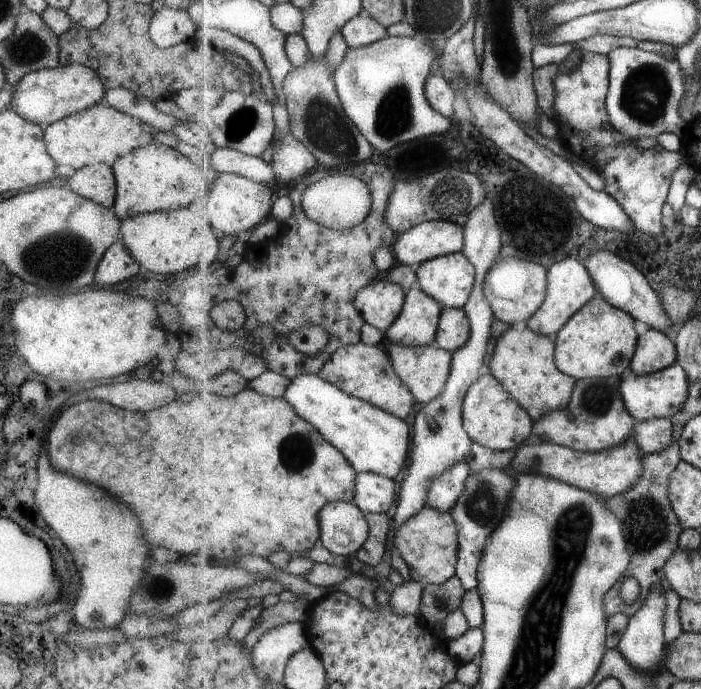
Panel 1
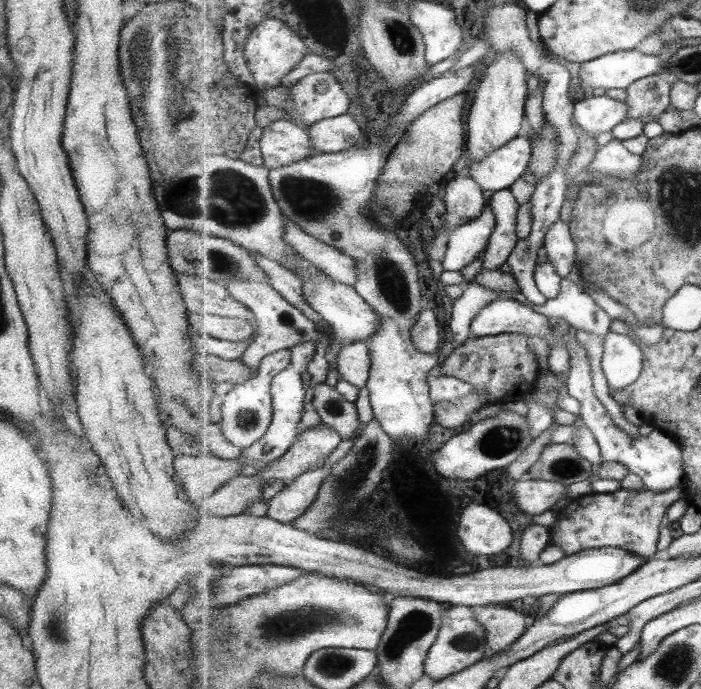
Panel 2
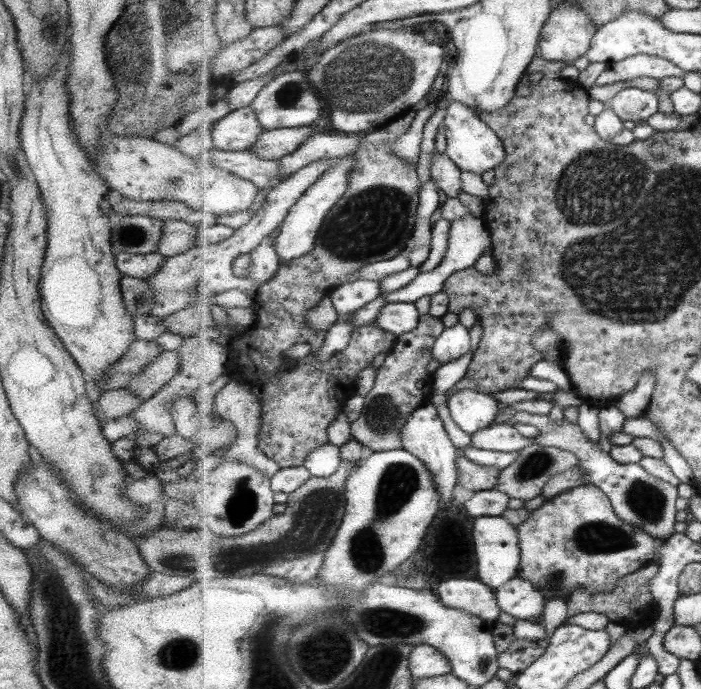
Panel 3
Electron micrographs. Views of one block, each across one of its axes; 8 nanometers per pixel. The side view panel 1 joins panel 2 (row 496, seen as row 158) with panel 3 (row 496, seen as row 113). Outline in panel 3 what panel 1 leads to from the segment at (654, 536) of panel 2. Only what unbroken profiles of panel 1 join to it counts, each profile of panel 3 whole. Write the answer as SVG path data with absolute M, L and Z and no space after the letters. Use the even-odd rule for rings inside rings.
M591 482L546 500L538 509L531 512L523 524L518 525L518 538L522 545L519 575L523 580L535 584L543 593L545 603L555 598L567 600L579 588L591 593L613 591L622 578L653 562L659 541L643 528L627 524L627 521L615 512L610 497Z

